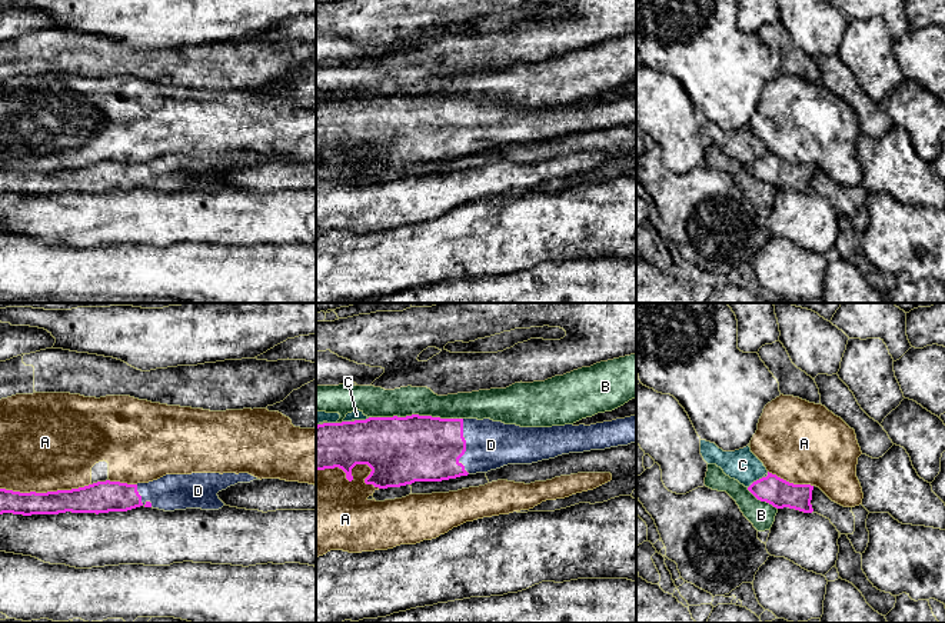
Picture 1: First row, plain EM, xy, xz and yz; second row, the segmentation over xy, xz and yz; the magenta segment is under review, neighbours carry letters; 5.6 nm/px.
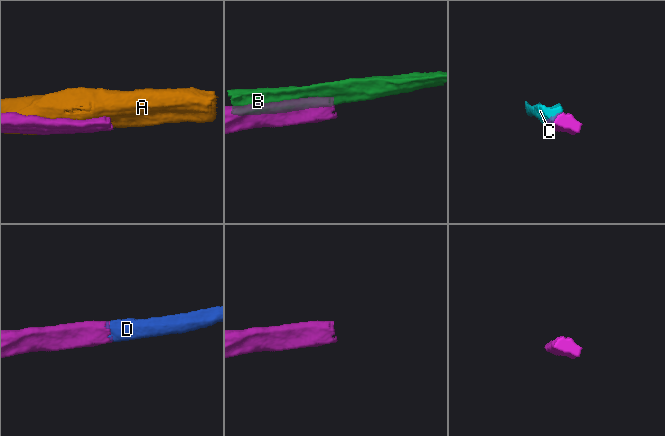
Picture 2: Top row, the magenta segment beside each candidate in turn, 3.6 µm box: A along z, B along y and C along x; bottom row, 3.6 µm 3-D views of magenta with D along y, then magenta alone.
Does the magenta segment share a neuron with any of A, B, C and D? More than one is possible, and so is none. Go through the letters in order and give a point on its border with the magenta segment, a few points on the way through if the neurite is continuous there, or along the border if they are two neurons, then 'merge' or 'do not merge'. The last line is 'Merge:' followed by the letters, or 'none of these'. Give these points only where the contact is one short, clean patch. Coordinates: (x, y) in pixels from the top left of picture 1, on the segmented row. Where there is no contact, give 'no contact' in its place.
A: contact xz (350, 470); do not merge
B: contact xz (416, 415); do not merge
C: contact yz (757, 480); do not merge
D: contact xz (465, 446); way xz (421, 447), (465, 446), (491, 445); merge
Merge: D

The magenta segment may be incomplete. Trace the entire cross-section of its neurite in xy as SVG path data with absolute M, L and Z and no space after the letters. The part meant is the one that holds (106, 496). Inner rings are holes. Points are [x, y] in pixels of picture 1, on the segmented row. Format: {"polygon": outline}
{"polygon": "M249 473L166 474L149 483L97 482L71 490L20 493L0 489L0 514L59 514L127 512L140 506L164 512L219 510L217 493L237 483L260 480Z"}

